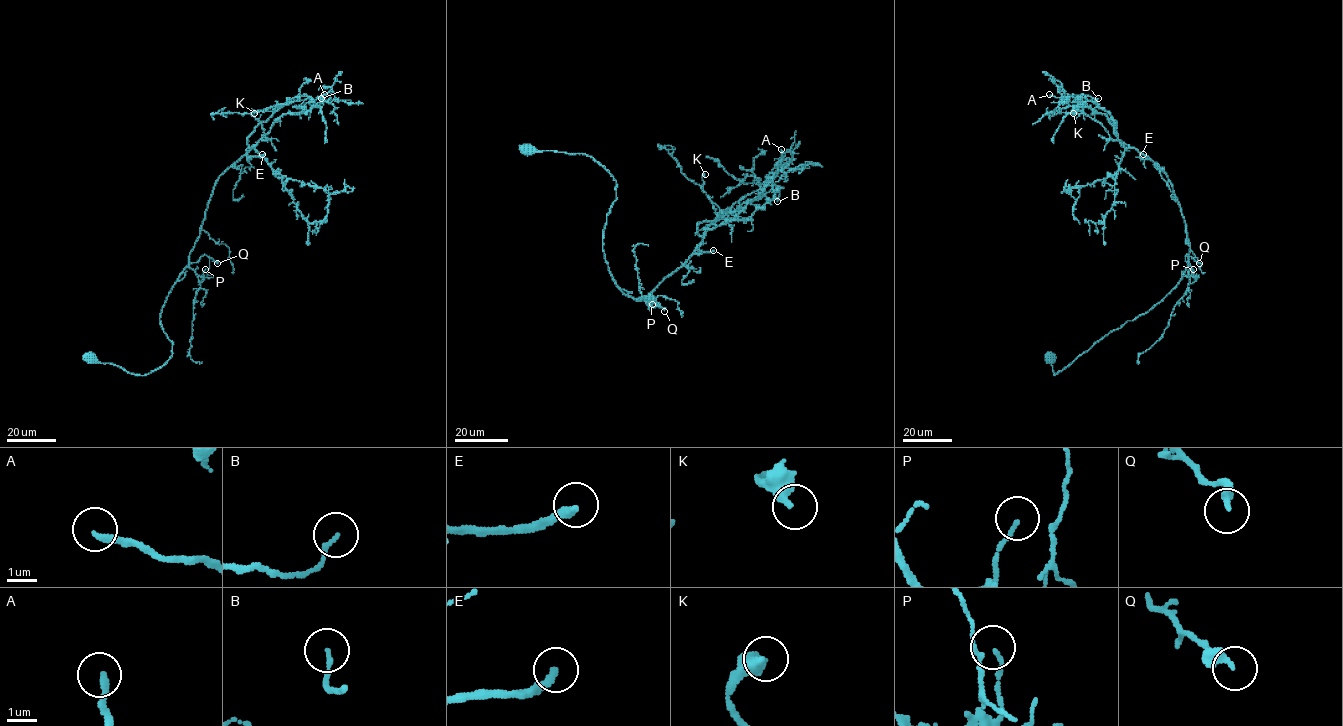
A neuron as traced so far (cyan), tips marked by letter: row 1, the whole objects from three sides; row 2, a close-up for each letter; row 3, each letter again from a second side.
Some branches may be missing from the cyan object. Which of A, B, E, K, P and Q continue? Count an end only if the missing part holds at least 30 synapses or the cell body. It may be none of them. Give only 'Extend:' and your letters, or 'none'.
Extend: E

